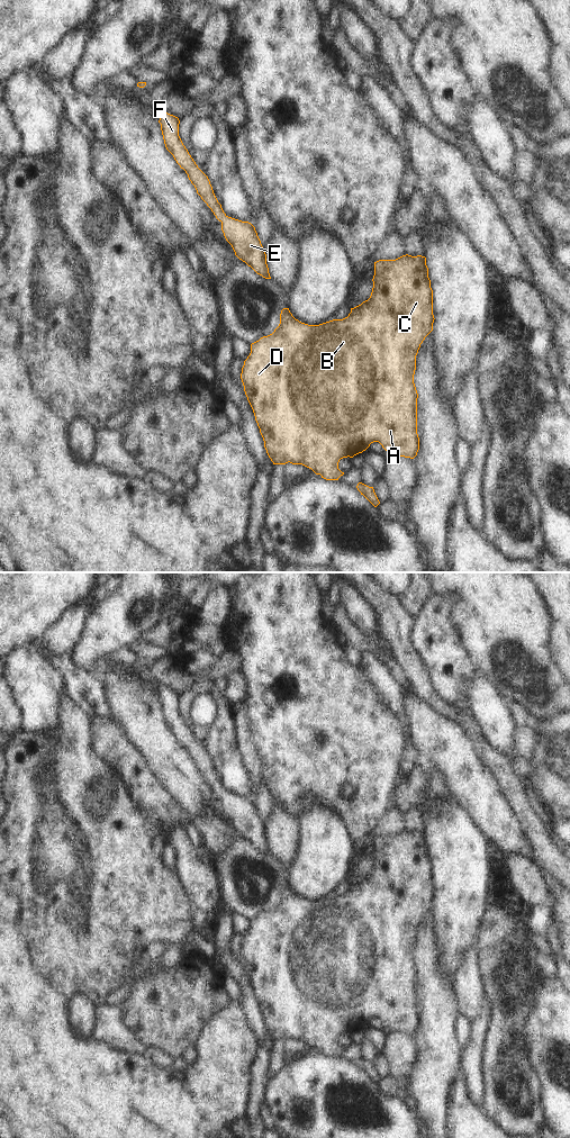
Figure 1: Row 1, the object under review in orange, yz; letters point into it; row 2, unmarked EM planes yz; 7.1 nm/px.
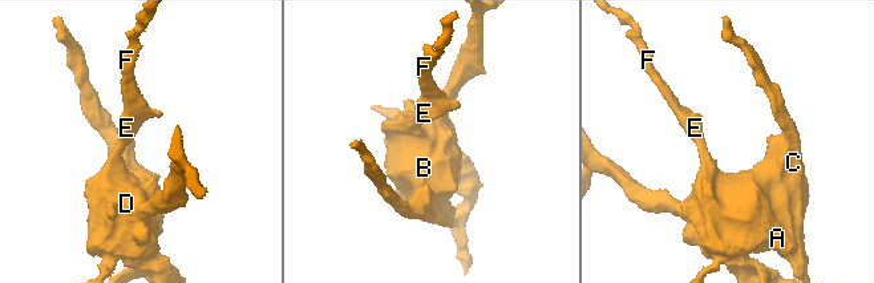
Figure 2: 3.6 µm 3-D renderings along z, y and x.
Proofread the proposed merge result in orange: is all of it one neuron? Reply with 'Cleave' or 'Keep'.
Keep

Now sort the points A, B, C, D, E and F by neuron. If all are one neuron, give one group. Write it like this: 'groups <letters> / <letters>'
groups A B C D E F

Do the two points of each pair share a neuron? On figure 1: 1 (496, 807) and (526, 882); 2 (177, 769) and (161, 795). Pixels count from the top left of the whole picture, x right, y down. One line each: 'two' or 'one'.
1: two
2: two

